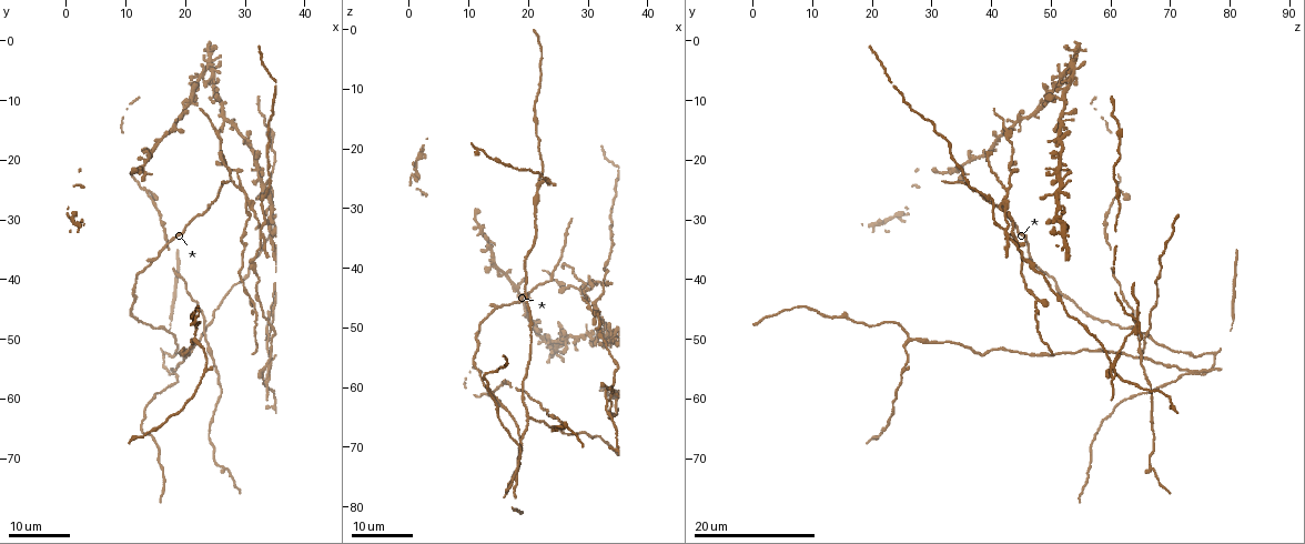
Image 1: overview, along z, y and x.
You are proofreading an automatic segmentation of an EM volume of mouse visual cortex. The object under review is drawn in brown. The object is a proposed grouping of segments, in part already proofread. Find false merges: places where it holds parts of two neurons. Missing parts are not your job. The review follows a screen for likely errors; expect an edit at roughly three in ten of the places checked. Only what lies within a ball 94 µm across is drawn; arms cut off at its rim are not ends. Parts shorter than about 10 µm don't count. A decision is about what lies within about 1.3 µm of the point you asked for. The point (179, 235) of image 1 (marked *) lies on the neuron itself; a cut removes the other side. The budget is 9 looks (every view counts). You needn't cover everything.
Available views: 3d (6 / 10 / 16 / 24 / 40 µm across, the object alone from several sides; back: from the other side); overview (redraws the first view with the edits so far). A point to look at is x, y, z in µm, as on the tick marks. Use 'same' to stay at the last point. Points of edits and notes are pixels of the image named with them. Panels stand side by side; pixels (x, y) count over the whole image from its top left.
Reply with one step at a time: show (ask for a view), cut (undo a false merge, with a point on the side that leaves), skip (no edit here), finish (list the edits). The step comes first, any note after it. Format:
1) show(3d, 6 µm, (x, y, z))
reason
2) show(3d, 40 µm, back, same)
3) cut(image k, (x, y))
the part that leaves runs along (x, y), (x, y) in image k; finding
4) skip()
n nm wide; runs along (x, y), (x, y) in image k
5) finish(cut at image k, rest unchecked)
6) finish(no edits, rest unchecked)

show(3d, 24 µm, (18.0, 55.5, 73.0))
two arms in line, one across

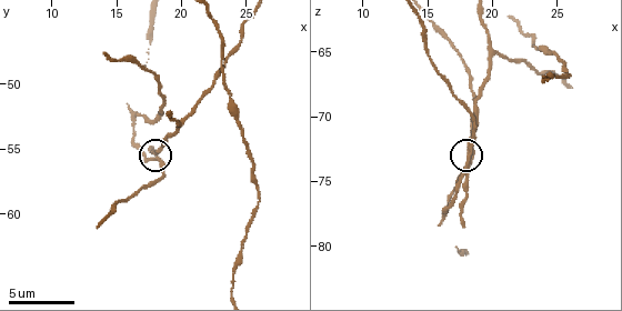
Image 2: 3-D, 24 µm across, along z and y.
show(3d, 10 µm, same)

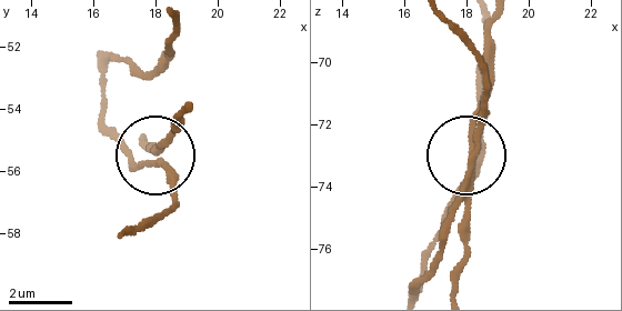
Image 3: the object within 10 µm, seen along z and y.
show(3d, 10 µm, back, same)

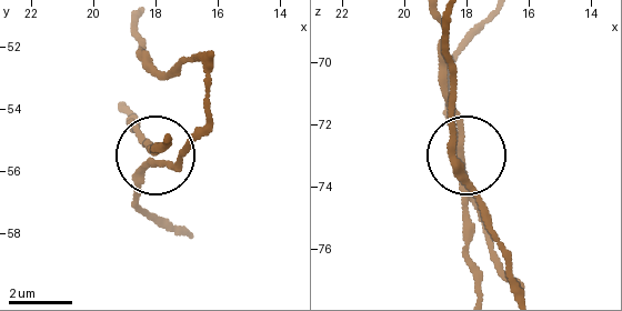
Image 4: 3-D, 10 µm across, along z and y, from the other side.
skip()
runs along (133, 20), (206, 73), (133, 206) in image 4; continuous, no second neuron

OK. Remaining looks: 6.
show(3d, 24 µm, (33.0, 55.0, 60.0))
looks like a crossing

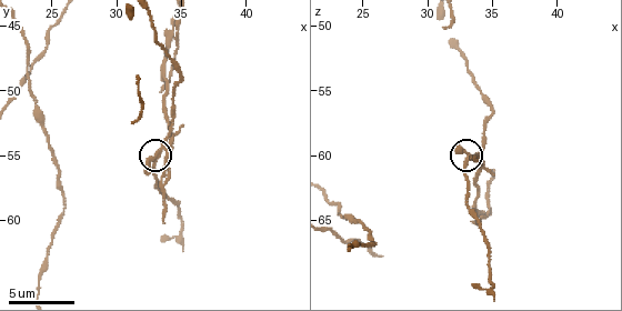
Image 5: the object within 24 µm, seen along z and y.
show(3d, 10 µm, same)

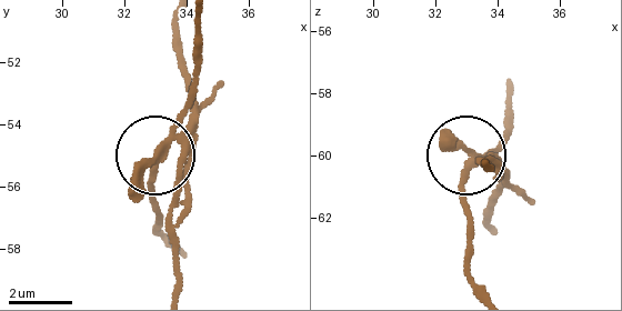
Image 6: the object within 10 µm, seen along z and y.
cut(image 6, (138, 178))
5 arms; a second neuron is stuck on

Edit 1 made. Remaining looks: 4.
show(overview)

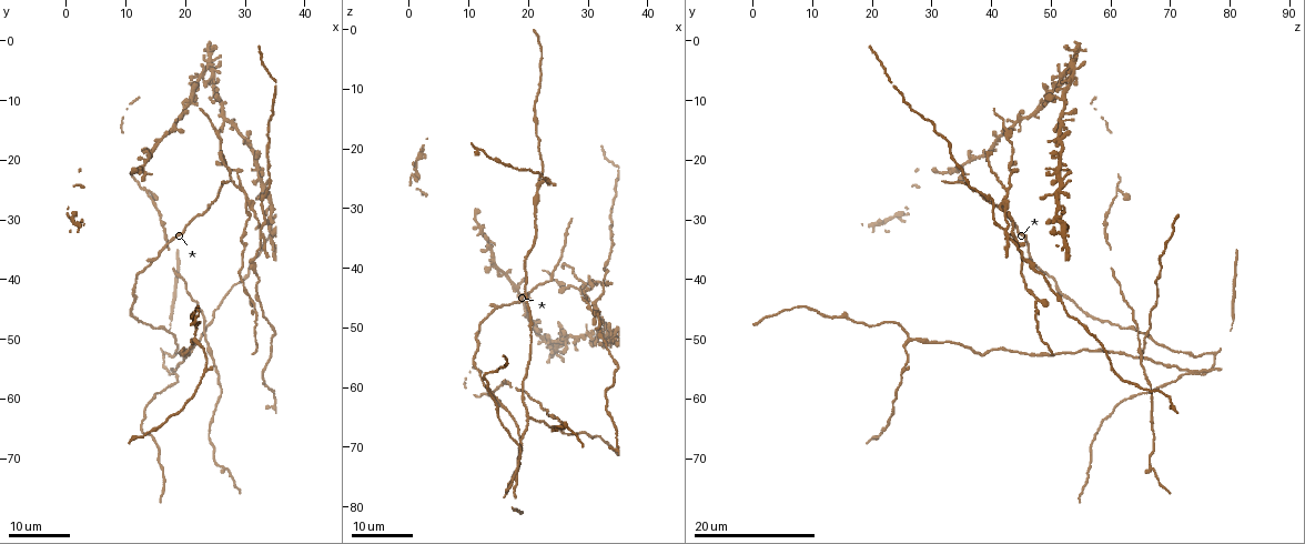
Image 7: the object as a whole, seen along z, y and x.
show(3d, 16 µm, (23.5, 50.0, 64.5))
two arms in line, one across

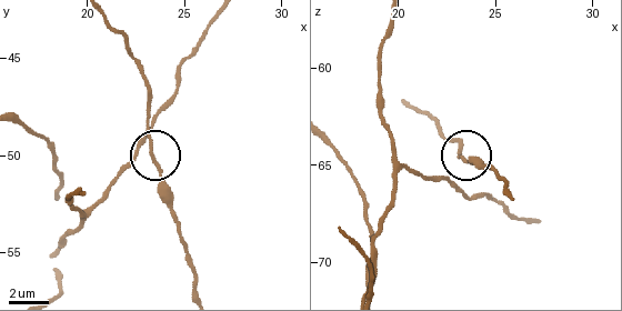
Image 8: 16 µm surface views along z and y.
show(3d, 6 µm, (23.4, 50.1, 64.7))

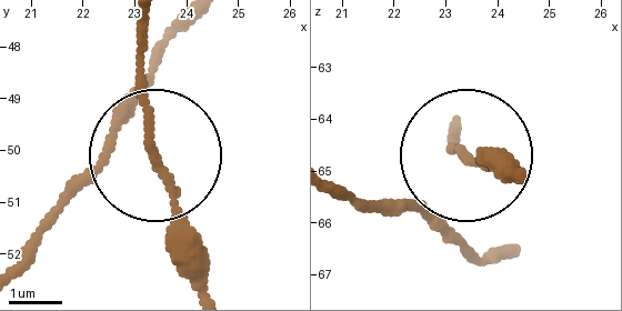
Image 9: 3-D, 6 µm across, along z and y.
show(3d, 6 µm, back, (23.40, 50.10, 64.75))

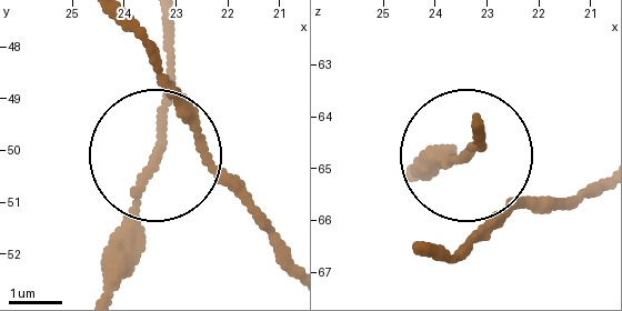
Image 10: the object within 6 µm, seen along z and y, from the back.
skip()
100 nm wide; all the same neuron

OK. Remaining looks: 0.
finish(cut at image 6, rest unchecked)

